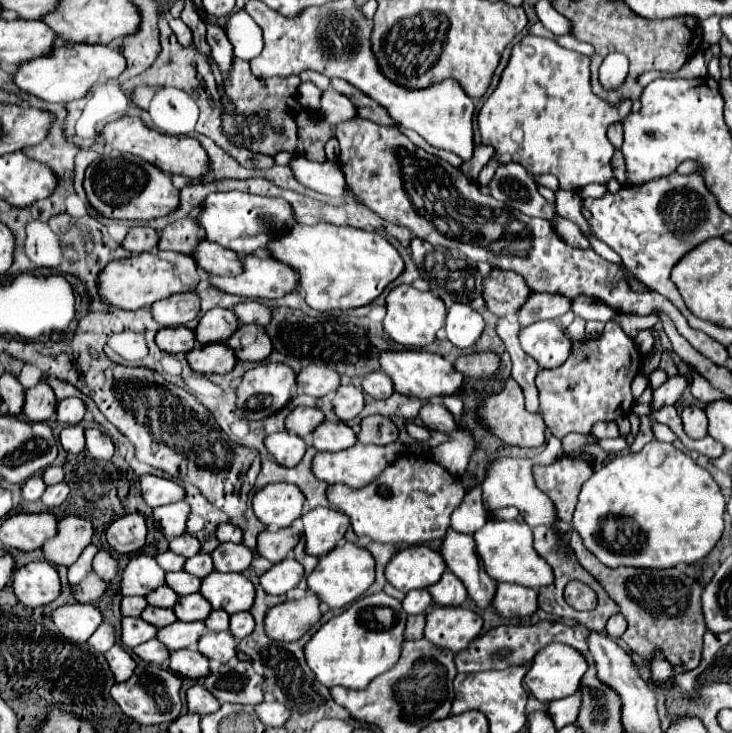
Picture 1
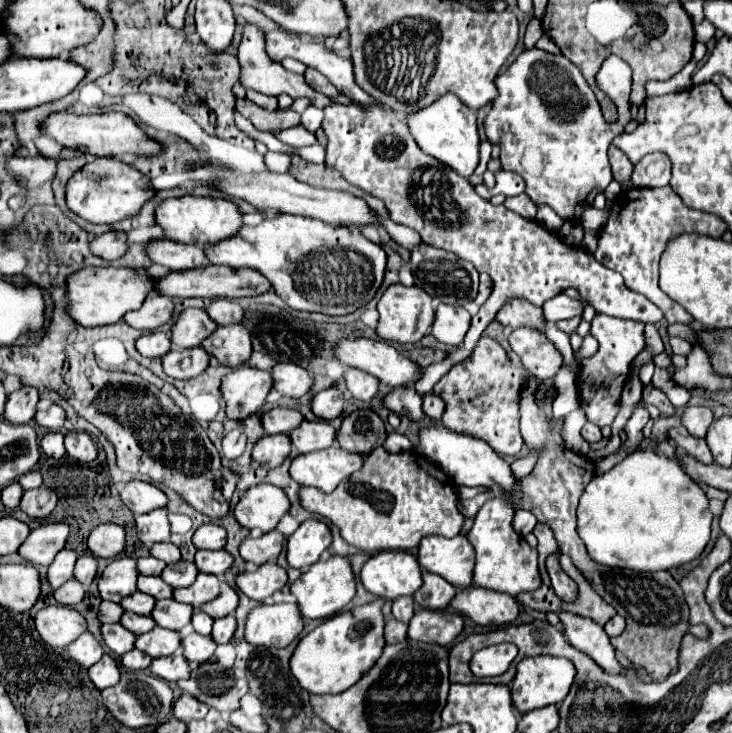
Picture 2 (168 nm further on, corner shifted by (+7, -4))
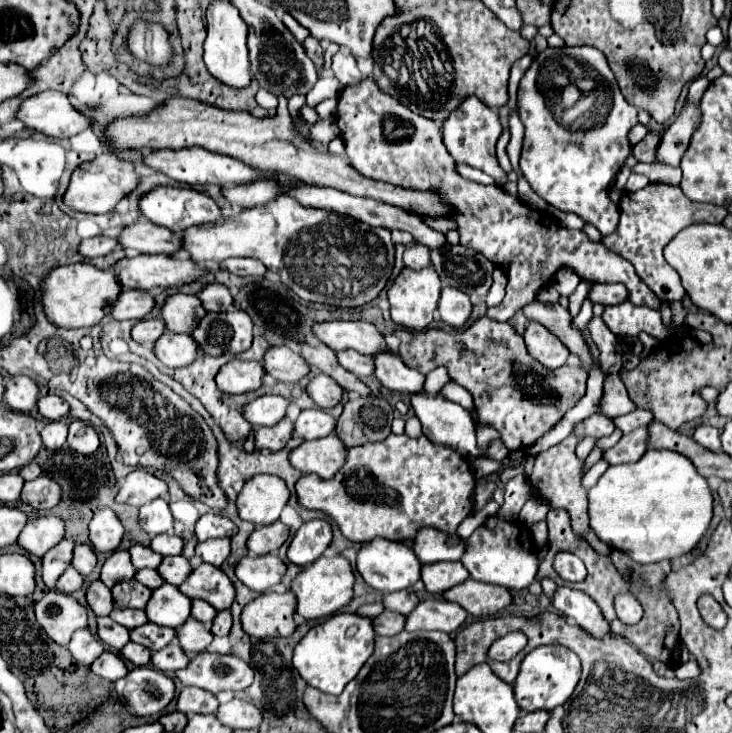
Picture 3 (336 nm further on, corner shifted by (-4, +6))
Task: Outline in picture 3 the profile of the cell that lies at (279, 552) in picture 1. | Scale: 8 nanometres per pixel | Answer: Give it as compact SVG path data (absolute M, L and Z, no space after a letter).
M280 520L268 526L258 526L248 538L248 550L252 554L276 554L278 548L288 540L288 526Z

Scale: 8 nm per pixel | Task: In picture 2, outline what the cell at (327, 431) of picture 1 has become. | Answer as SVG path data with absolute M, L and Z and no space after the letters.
M305 420L289 432L291 444L297 446L301 454L333 446L335 436L337 436L337 430L325 420Z

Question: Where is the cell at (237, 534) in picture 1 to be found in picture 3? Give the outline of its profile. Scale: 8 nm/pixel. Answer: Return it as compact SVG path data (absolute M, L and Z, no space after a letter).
M204 514L196 522L196 536L200 542L206 542L210 538L234 536L234 534L236 534L236 524L222 514Z

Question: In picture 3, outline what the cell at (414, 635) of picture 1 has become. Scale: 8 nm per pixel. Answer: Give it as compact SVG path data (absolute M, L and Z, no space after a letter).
M386 610L374 618L374 630L380 636L400 634L404 630L404 624L406 624L406 616L398 614L398 612L390 612L390 610Z

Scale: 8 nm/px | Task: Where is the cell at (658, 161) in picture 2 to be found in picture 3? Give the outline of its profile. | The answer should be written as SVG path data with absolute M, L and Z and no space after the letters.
M698 76L696 80L690 82L688 86L688 98L686 106L678 114L678 118L666 128L662 134L662 140L656 148L656 164L666 164L672 168L680 166L680 160L688 148L688 142L692 138L694 126L698 124L698 100L706 92L710 80L706 76Z

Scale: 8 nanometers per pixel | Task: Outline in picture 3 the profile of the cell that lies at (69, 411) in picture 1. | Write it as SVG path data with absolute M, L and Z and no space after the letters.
M42 396L38 400L38 410L48 420L60 420L68 416L70 406L60 396Z

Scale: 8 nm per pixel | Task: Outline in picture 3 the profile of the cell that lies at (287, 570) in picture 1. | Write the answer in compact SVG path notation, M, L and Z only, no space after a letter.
M276 554L266 556L244 556L236 564L236 576L242 584L246 584L250 590L262 594L268 588L282 582L286 574L286 564Z

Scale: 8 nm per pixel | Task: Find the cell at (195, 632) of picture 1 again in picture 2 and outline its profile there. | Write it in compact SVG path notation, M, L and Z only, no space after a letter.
M153 628L147 634L137 636L135 648L145 652L151 658L161 658L161 656L171 656L177 652L181 646L181 636L179 632L165 630L165 628Z

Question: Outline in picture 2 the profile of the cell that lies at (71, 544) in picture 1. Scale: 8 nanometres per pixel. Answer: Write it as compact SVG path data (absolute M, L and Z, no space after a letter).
M43 524L29 532L17 552L23 560L31 562L33 566L47 566L53 562L55 554L65 546L67 536L67 524Z

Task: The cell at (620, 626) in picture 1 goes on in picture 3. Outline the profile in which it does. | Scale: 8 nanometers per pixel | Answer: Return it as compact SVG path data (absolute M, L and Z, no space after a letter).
M620 594L616 596L616 614L618 620L624 624L636 624L642 618L642 606L632 598L632 594Z

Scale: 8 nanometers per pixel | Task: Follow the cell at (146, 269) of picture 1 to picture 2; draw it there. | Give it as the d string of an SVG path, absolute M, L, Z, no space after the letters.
M83 268L65 282L67 314L83 328L107 326L119 322L127 312L137 310L153 292L153 278L145 270L131 268Z

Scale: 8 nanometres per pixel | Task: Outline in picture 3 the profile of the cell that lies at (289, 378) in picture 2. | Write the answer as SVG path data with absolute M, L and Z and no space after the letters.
M274 346L264 356L266 374L276 378L278 382L300 382L308 372L310 364L288 346Z

